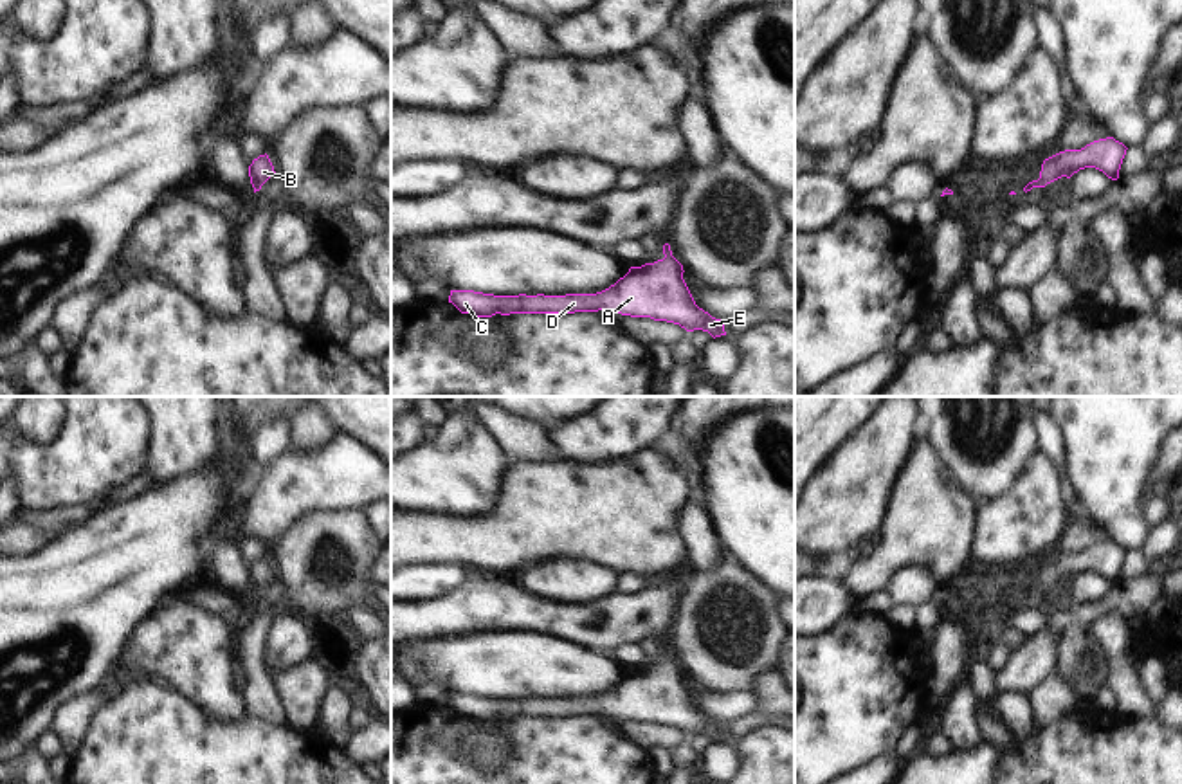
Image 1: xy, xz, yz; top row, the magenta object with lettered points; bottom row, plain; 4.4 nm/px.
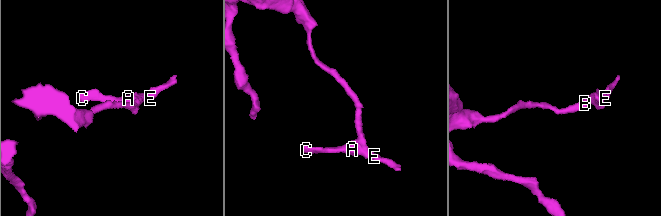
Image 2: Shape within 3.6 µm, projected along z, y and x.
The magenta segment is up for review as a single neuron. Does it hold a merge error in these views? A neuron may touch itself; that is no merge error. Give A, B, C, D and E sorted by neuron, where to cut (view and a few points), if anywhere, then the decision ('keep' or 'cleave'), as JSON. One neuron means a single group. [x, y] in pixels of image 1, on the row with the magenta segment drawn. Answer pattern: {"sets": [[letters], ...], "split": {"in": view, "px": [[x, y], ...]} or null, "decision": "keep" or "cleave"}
{"sets": [["A", "B", "C", "D", "E"]], "split": null, "decision": "keep"}

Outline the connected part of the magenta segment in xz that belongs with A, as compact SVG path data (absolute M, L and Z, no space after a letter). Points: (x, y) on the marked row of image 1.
M663 245L663 260L631 267L609 288L596 294L566 296L494 296L474 290L450 290L449 303L461 314L492 317L496 314L575 314L598 312L631 317L650 317L679 324L686 332L703 330L714 339L726 335L721 319L699 308L683 279L683 265L672 256L670 245Z

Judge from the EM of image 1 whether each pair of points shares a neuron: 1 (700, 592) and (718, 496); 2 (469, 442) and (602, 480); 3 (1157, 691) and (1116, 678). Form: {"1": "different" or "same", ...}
{"1": "different", "2": "different", "3": "different"}

